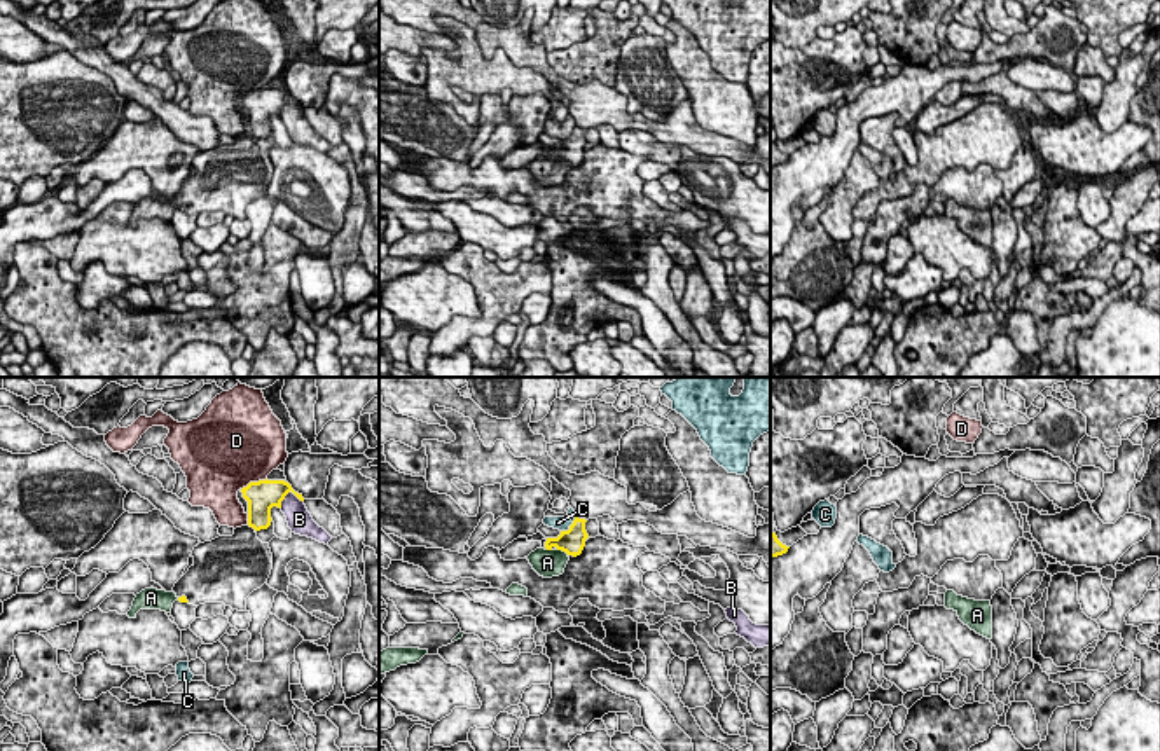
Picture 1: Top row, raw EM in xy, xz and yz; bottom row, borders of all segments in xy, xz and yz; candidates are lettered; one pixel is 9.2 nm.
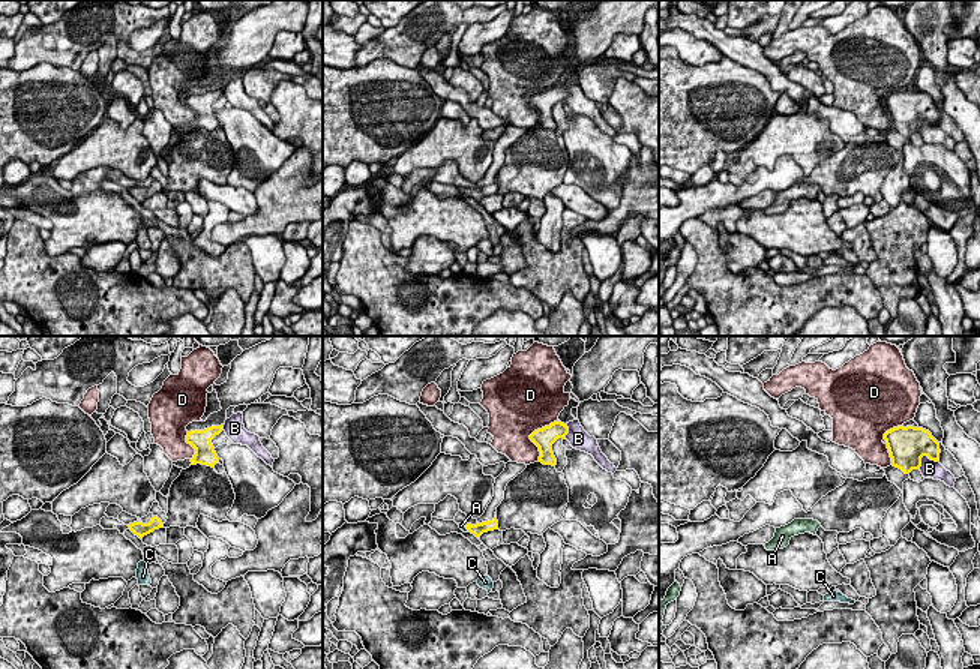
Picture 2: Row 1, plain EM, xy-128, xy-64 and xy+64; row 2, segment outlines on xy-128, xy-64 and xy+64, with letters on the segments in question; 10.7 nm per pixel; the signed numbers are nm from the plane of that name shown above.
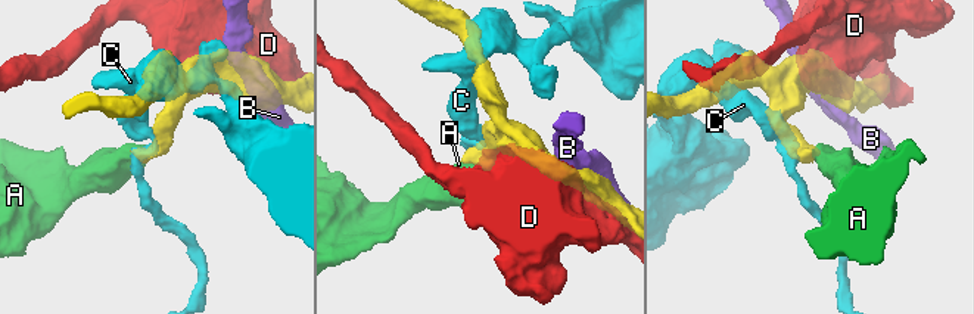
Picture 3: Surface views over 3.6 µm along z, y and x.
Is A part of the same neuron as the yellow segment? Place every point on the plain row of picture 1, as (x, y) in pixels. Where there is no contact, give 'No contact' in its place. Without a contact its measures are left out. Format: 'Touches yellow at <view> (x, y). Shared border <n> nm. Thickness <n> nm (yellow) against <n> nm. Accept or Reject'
Touches yellow at xz (563, 159). Shared border 120 nm. Thickness 240 nm (yellow) against 260 nm. Accept

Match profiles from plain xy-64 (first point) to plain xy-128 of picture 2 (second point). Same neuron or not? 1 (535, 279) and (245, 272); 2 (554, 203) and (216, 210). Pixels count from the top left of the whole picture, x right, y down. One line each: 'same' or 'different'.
1: same
2: same

